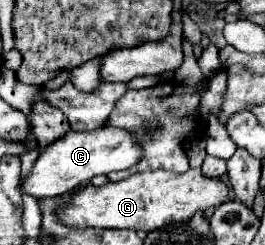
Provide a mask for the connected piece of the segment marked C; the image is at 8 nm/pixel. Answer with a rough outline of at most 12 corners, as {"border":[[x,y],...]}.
{"border":[[69,130],[41,150],[23,188],[59,196],[143,156],[133,132]]}

